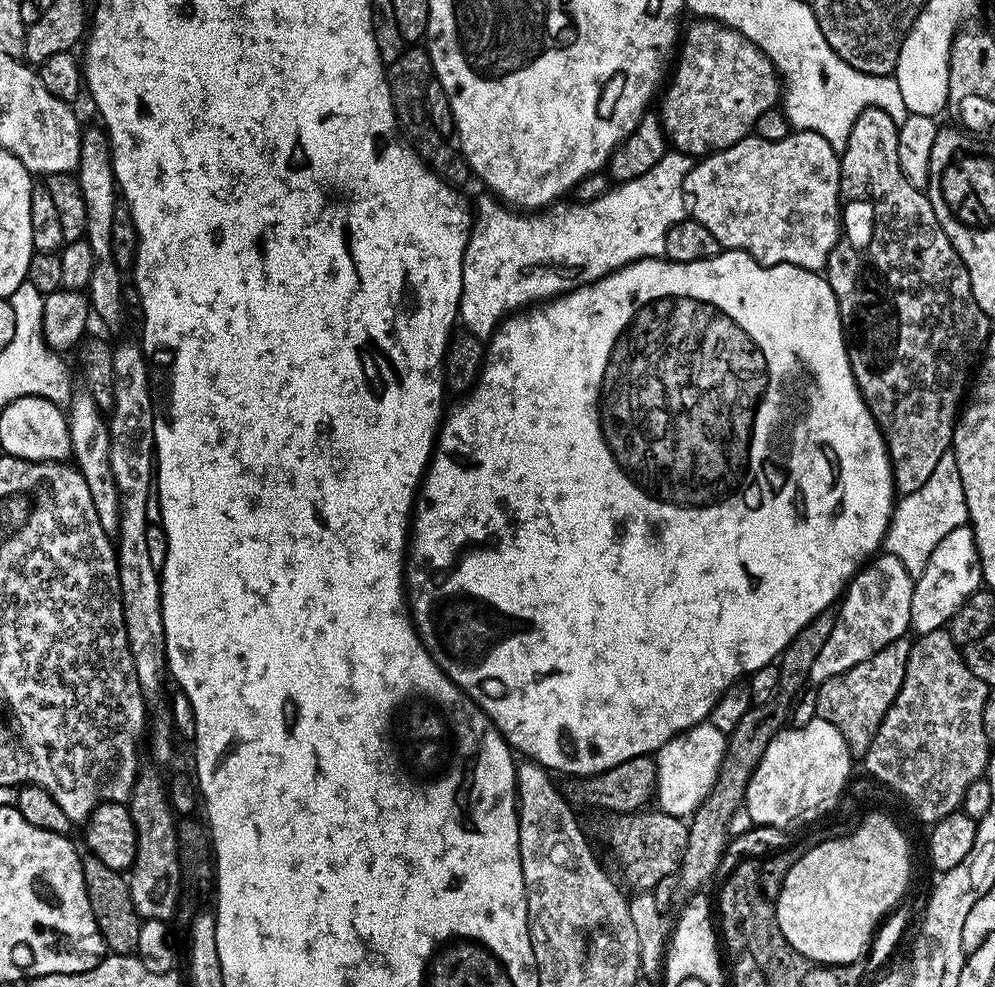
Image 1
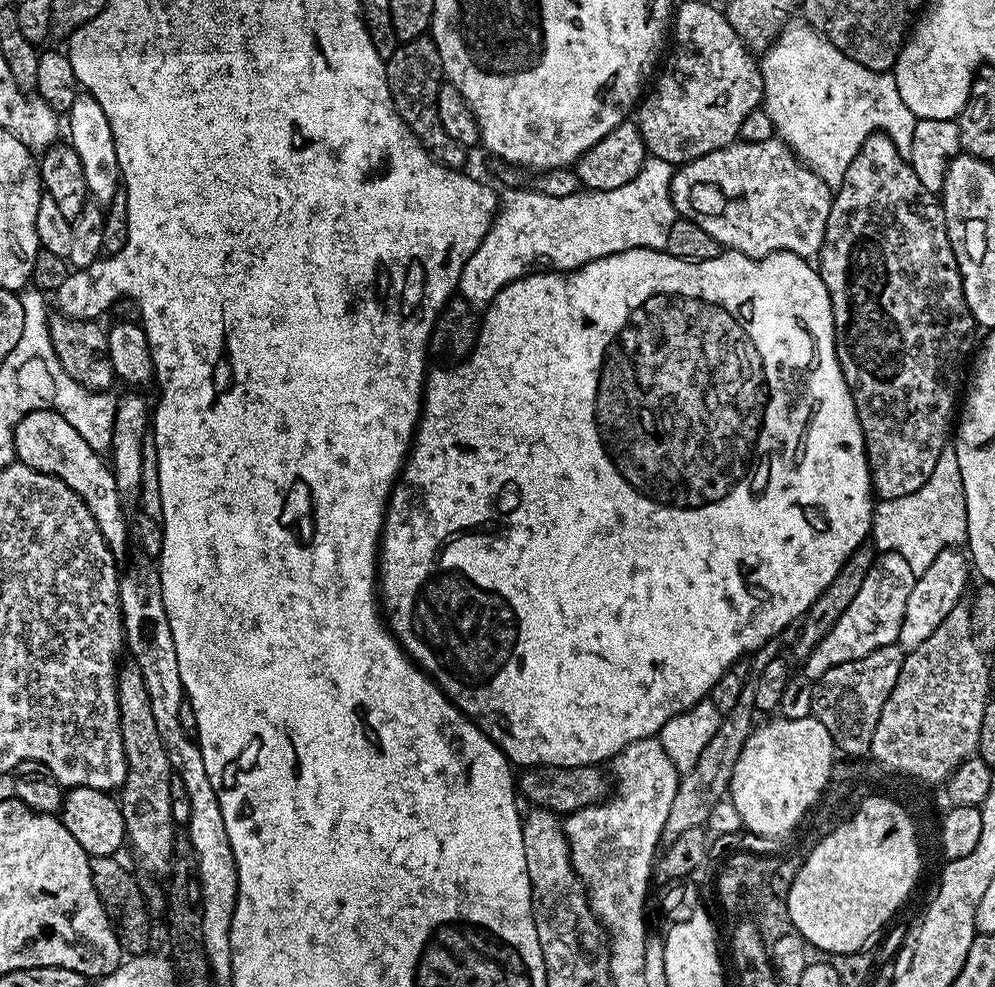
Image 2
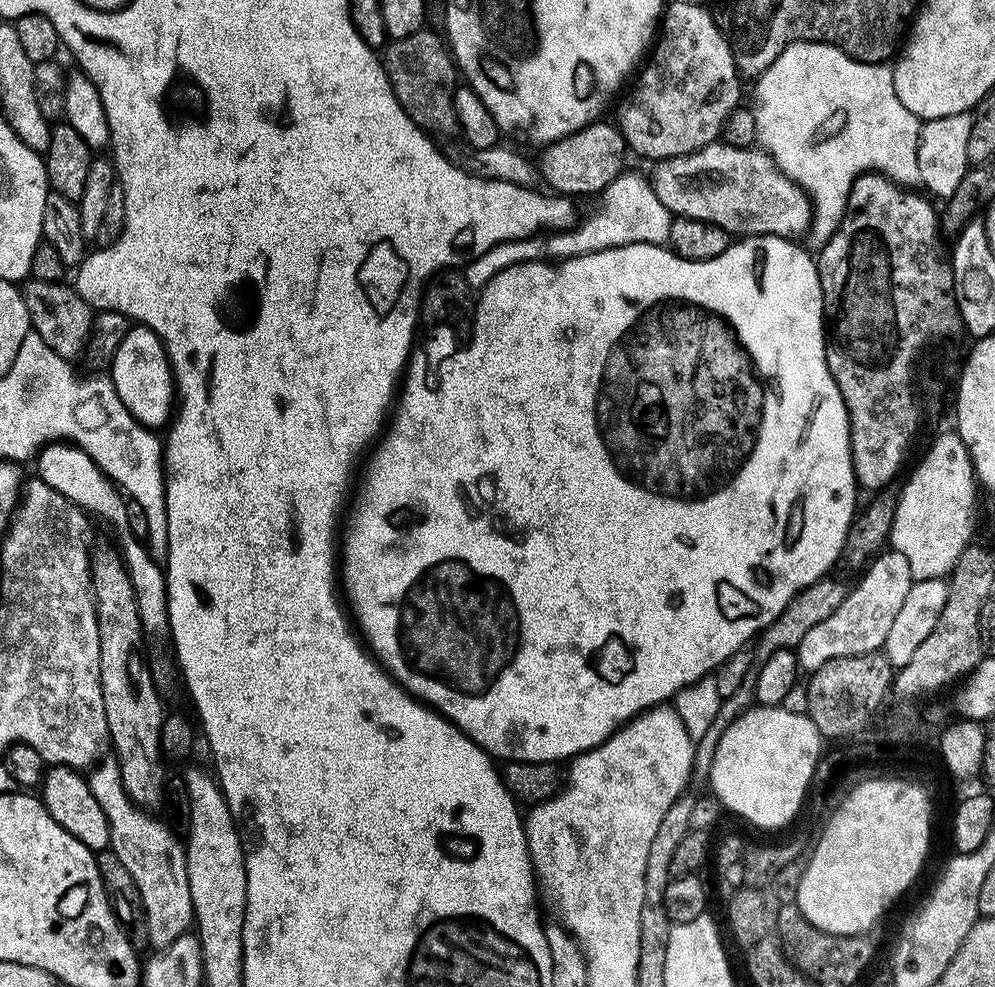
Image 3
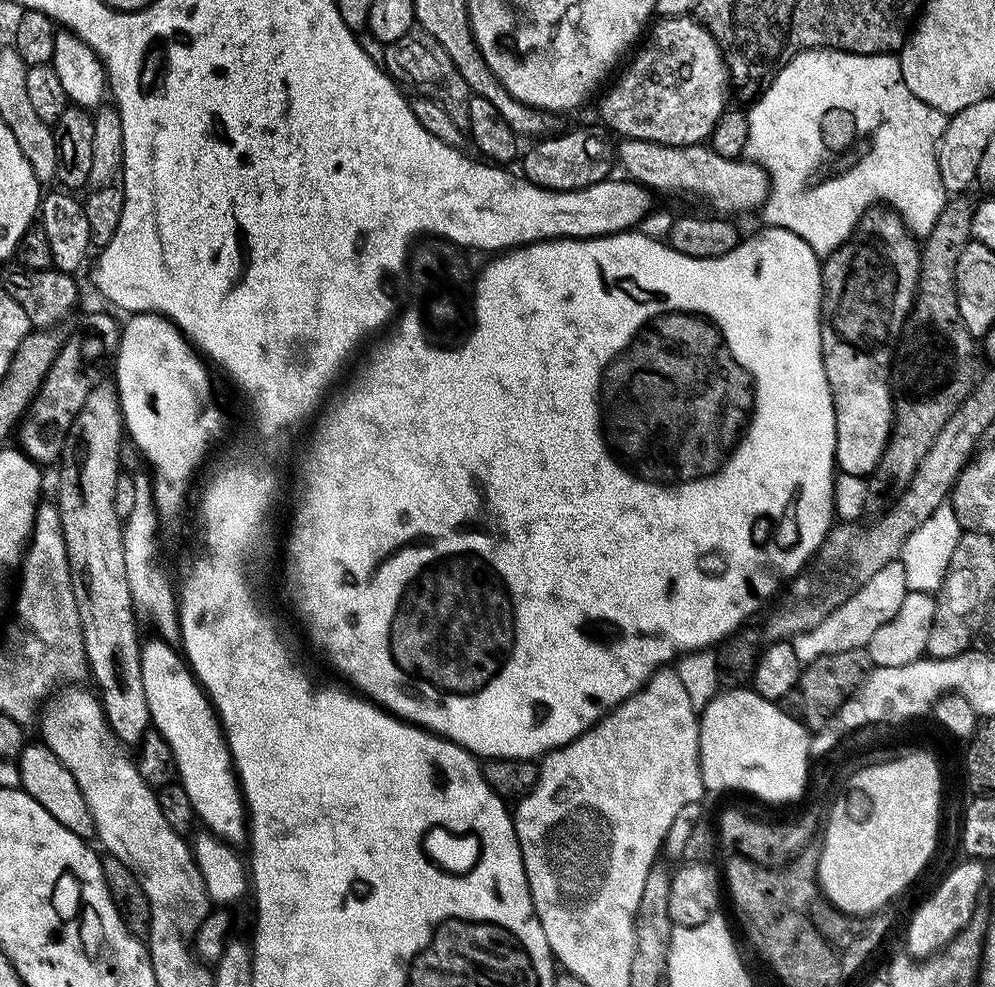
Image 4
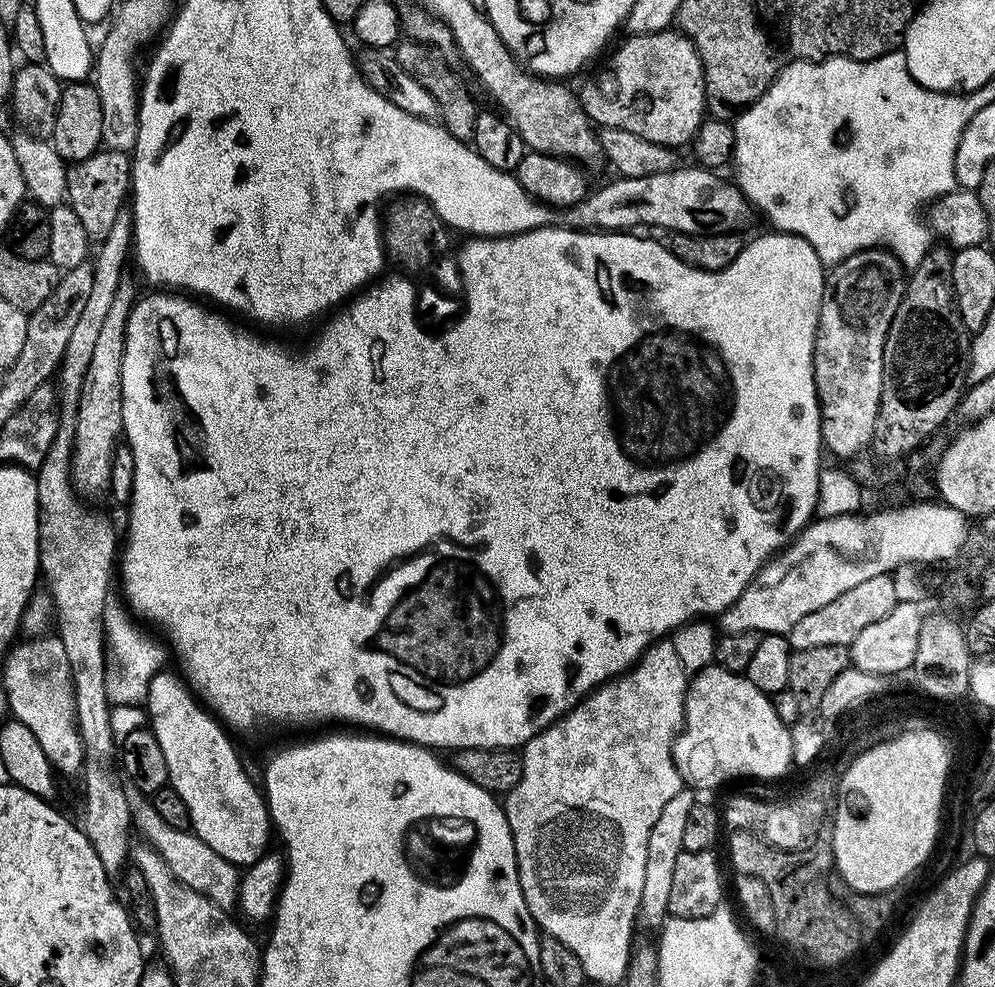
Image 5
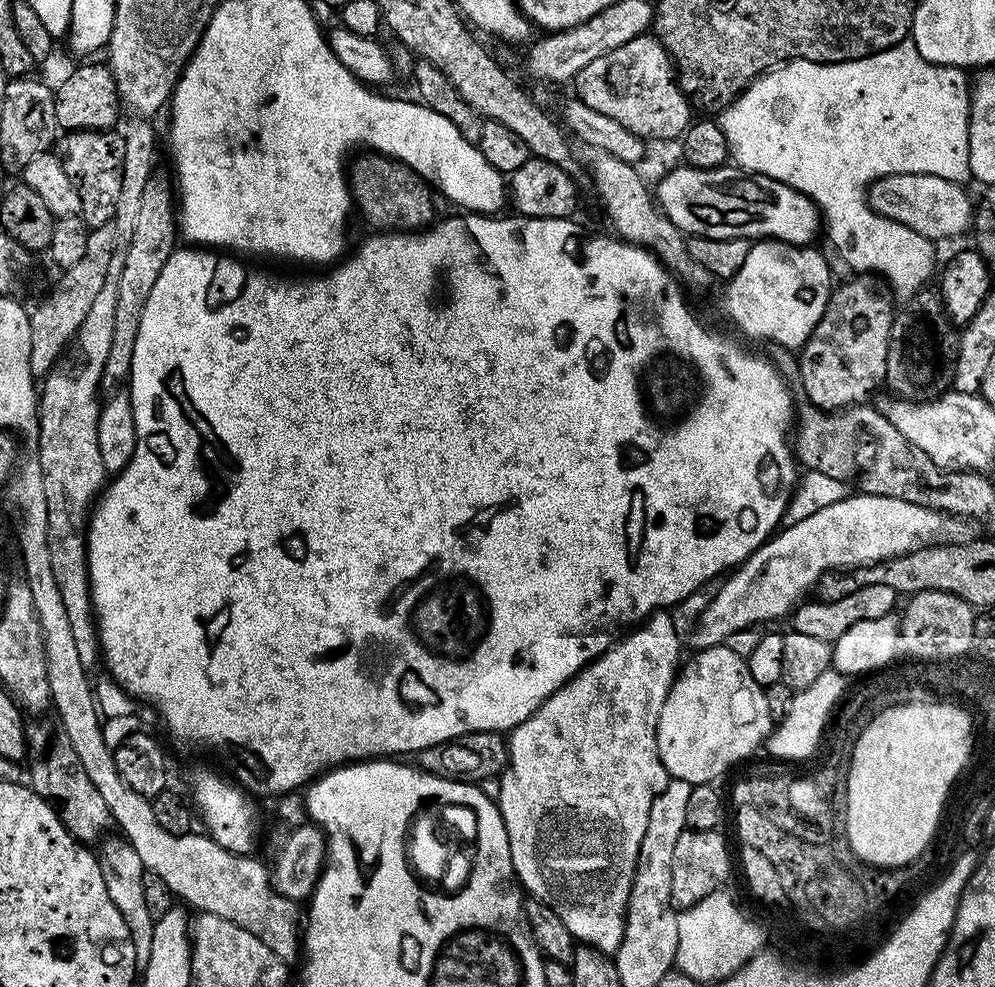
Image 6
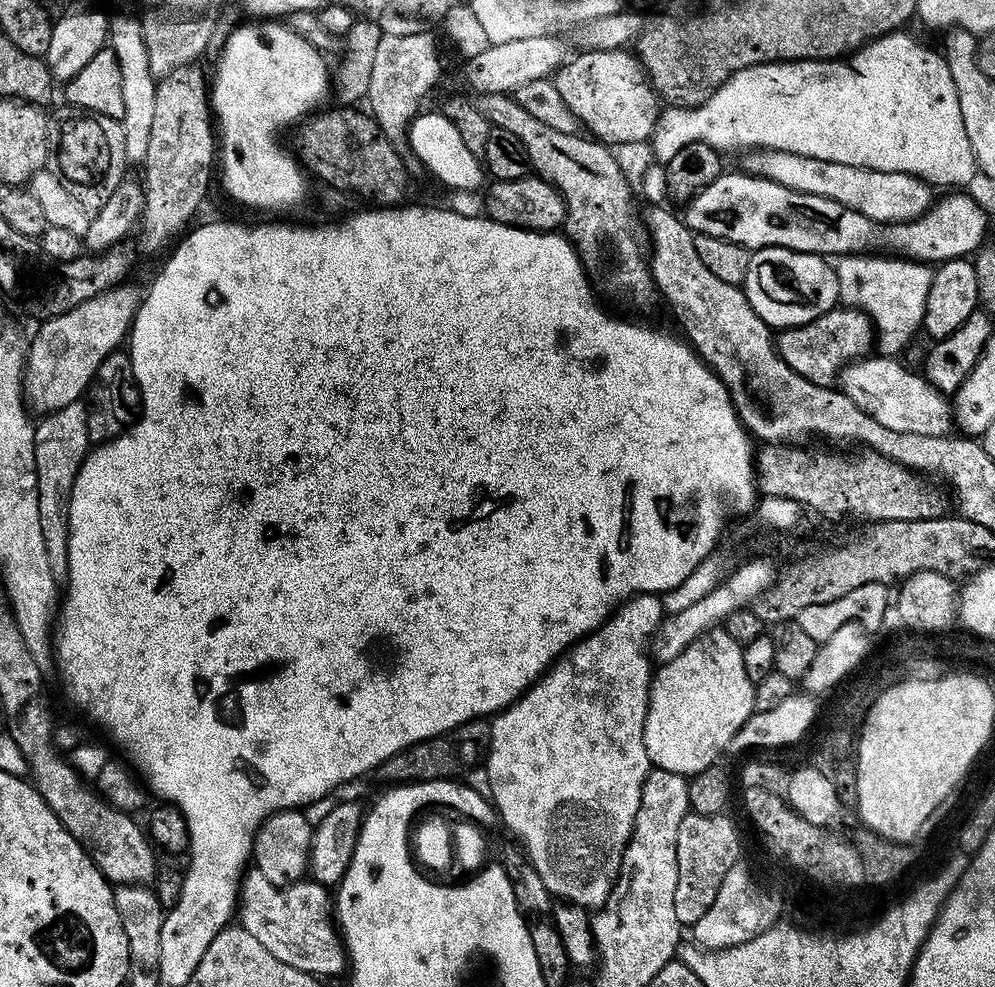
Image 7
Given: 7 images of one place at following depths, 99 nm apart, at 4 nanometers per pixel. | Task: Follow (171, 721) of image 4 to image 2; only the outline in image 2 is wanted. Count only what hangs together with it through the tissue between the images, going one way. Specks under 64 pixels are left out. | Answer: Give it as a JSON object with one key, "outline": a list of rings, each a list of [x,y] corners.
{"outline":[[[32,411],[24,415],[15,427],[15,450],[19,463],[66,482],[82,498],[112,556],[118,562],[124,561],[132,534],[130,522],[126,520],[126,506],[117,488],[117,480],[101,453],[94,451],[78,430],[56,411]]]}

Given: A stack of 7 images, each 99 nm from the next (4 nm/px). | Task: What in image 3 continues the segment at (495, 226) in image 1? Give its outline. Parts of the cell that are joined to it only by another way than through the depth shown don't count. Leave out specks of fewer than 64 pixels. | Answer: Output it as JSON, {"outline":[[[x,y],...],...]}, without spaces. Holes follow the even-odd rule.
{"outline":[[[625,170],[610,186],[605,188],[599,197],[600,205],[588,217],[572,224],[567,230],[556,230],[540,238],[525,238],[522,240],[507,240],[481,256],[472,256],[467,261],[462,275],[473,290],[479,290],[502,270],[515,264],[527,264],[529,260],[541,259],[540,251],[545,248],[552,258],[567,258],[581,256],[607,248],[621,248],[627,244],[659,244],[667,245],[670,226],[674,219],[672,213],[662,206],[658,194],[654,194],[652,181],[647,175],[639,176],[636,172]],[[601,199],[601,200],[600,200]],[[548,236],[548,237],[547,237]],[[468,267],[468,269],[466,269]]]}

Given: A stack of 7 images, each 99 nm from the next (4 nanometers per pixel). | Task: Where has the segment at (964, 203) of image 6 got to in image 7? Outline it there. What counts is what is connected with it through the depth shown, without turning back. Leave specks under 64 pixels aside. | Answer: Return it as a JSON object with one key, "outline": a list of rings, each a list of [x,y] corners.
{"outline":[[[748,150],[743,156],[742,168],[749,176],[761,176],[770,182],[778,182],[778,186],[786,186],[802,194],[814,194],[818,198],[830,198],[830,202],[842,202],[842,206],[858,210],[858,214],[870,218],[875,224],[901,224],[921,216],[934,203],[933,185],[905,172],[887,172],[842,162],[826,162],[775,150]]]}

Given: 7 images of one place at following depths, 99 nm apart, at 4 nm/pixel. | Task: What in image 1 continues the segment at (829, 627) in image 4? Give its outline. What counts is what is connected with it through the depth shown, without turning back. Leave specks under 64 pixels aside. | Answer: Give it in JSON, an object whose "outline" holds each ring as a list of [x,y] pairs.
{"outline":[[[880,554],[869,560],[846,585],[838,604],[836,625],[830,630],[830,638],[826,638],[826,646],[822,646],[814,666],[810,666],[809,681],[818,686],[823,680],[858,666],[858,662],[866,662],[866,658],[905,635],[910,628],[913,583],[914,577],[898,558]]]}

